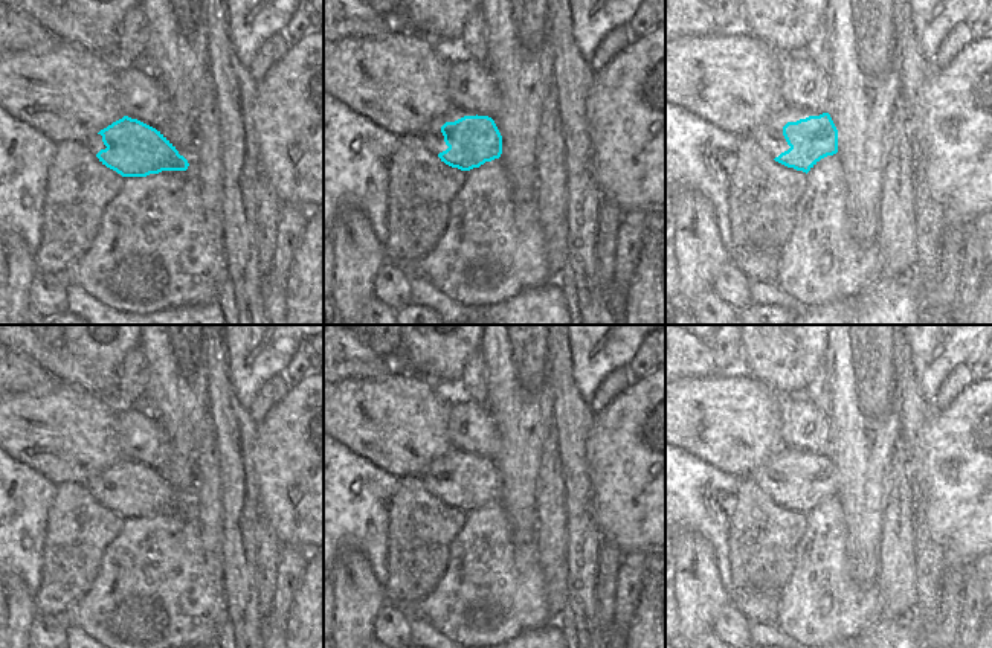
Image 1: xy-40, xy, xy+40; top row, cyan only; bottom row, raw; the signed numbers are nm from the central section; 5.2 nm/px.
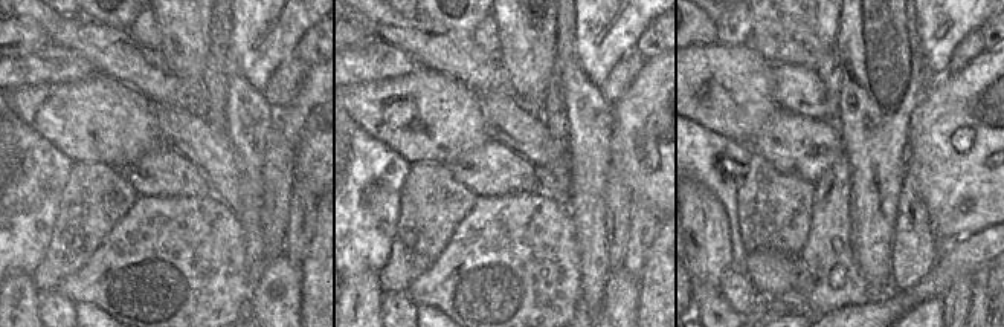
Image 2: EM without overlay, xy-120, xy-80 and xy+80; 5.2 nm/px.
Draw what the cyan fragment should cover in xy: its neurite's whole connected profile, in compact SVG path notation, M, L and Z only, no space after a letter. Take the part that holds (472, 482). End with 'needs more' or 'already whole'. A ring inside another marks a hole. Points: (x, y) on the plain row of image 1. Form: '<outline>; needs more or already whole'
M464 457L446 464L441 474L449 489L438 499L452 509L470 512L502 496L502 477L488 457Z; already whole

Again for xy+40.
M829 454L787 464L783 477L791 489L774 502L806 515L821 500L838 494L838 471Z; already whole

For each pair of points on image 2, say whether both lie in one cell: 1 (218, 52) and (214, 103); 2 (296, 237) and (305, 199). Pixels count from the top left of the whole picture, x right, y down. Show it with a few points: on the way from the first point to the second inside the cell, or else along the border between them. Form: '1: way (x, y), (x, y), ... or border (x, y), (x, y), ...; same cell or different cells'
1: way (217, 64), (214, 90); same cell
2: way (299, 228), (302, 208); same cell

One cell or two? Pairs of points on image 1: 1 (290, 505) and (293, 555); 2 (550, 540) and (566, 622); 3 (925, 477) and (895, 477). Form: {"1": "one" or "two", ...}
{"1": "two", "2": "two", "3": "two"}

